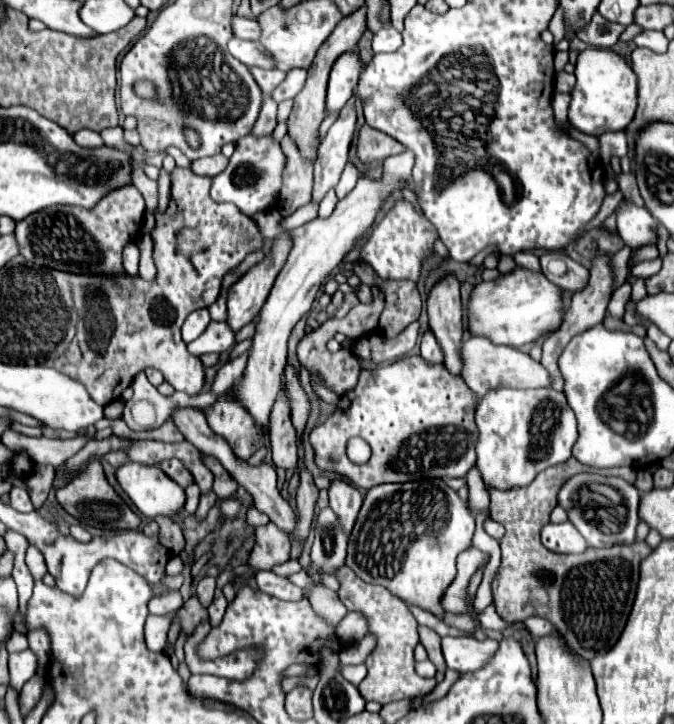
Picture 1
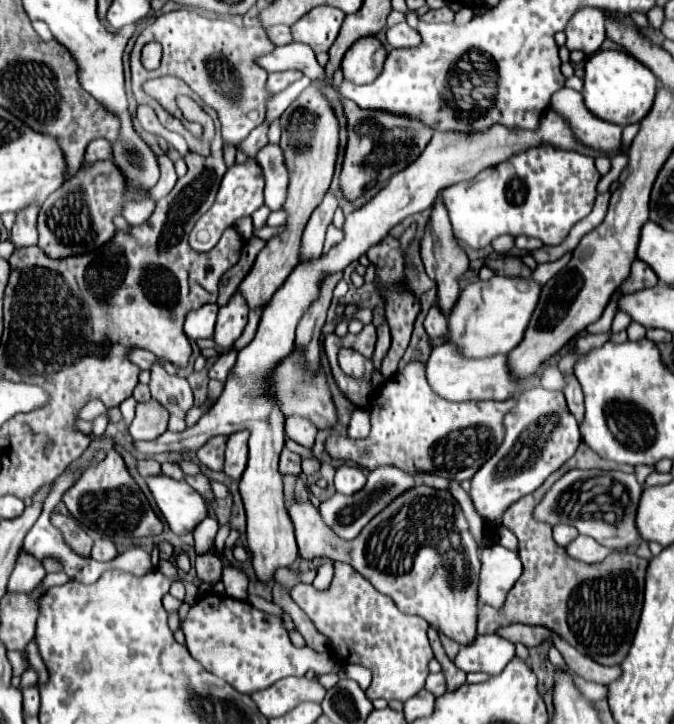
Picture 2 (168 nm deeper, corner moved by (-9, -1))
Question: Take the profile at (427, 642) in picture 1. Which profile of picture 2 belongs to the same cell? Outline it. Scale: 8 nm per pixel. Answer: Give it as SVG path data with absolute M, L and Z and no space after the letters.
M434 627L428 629L428 639L430 639L430 645L432 645L432 651L434 651L434 657L440 661L442 665L442 673L446 677L446 683L448 683L448 689L458 689L460 685L466 683L466 673L460 671L454 661L446 655L442 643L440 643L440 637L438 637L438 631Z

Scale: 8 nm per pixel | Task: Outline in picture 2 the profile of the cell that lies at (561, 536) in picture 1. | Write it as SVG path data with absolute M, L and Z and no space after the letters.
M578 535L574 541L570 541L570 545L566 547L566 553L584 563L598 563L606 555L610 555L610 549L602 547L600 543L596 543L586 535Z

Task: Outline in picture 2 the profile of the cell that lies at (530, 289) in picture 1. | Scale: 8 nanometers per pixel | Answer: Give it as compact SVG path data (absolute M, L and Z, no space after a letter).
M492 277L488 281L470 283L462 289L458 303L448 319L450 341L458 343L466 355L482 357L496 353L510 353L520 345L532 313L540 301L542 285L532 277Z

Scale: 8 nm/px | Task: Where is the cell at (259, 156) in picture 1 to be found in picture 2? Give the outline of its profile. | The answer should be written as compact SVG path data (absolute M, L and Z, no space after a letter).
M248 157L246 163L234 163L232 167L228 167L222 179L214 207L196 221L194 229L188 234L190 247L201 253L210 251L218 243L228 225L234 225L242 217L250 217L262 205L264 205L264 173L258 161L254 157Z

